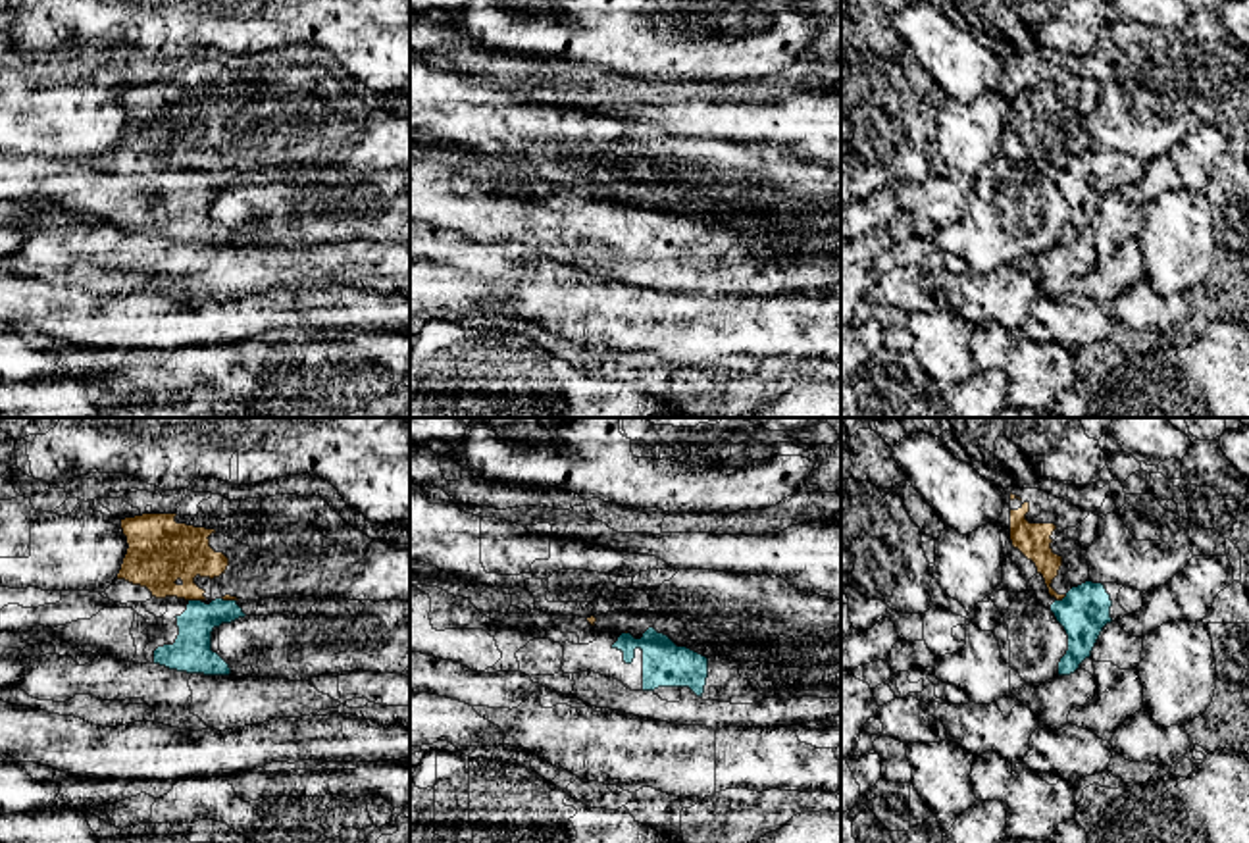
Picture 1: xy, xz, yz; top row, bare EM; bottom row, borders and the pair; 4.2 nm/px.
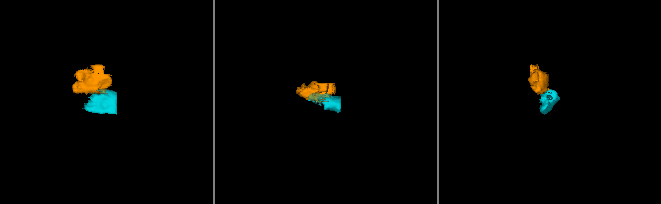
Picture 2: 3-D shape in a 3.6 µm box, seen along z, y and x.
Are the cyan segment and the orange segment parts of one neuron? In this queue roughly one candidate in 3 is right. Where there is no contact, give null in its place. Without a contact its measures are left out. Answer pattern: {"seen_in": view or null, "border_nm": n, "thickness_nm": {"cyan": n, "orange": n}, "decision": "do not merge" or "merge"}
{"seen_in": "xy", "border_nm": 60, "thickness_nm": {"cyan": 170, "orange": 280}, "decision": "do not merge"}

